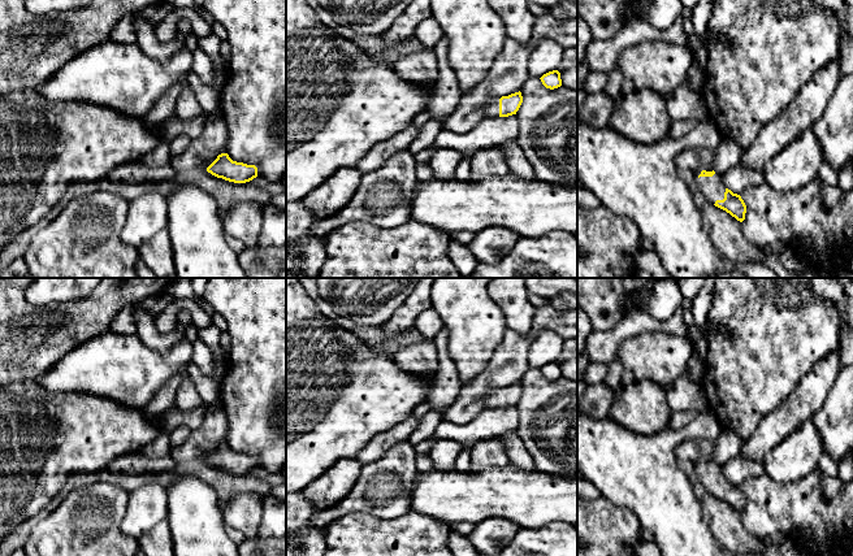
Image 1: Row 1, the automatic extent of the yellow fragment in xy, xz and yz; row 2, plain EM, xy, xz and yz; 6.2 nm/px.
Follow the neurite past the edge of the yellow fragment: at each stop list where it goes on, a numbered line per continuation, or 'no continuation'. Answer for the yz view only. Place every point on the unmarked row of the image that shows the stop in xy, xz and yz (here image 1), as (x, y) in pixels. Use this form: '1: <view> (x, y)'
1: yz (713, 480)

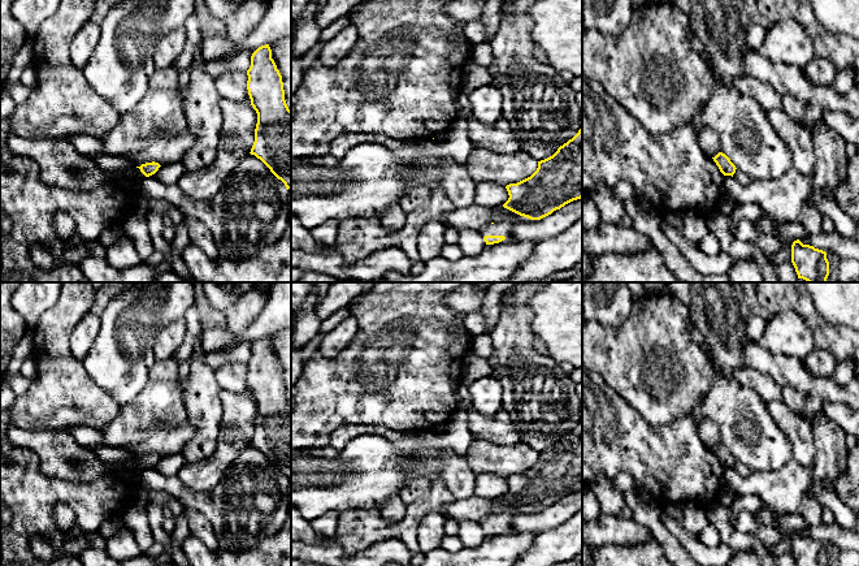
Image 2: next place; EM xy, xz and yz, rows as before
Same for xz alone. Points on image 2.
1: xz (502, 519)

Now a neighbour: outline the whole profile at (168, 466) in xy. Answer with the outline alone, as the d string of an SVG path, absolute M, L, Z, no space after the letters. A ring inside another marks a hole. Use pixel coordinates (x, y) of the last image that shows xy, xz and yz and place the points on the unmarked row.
M177 453L166 457L161 457L159 462L152 466L162 476L177 476L178 471L185 465L183 453Z

